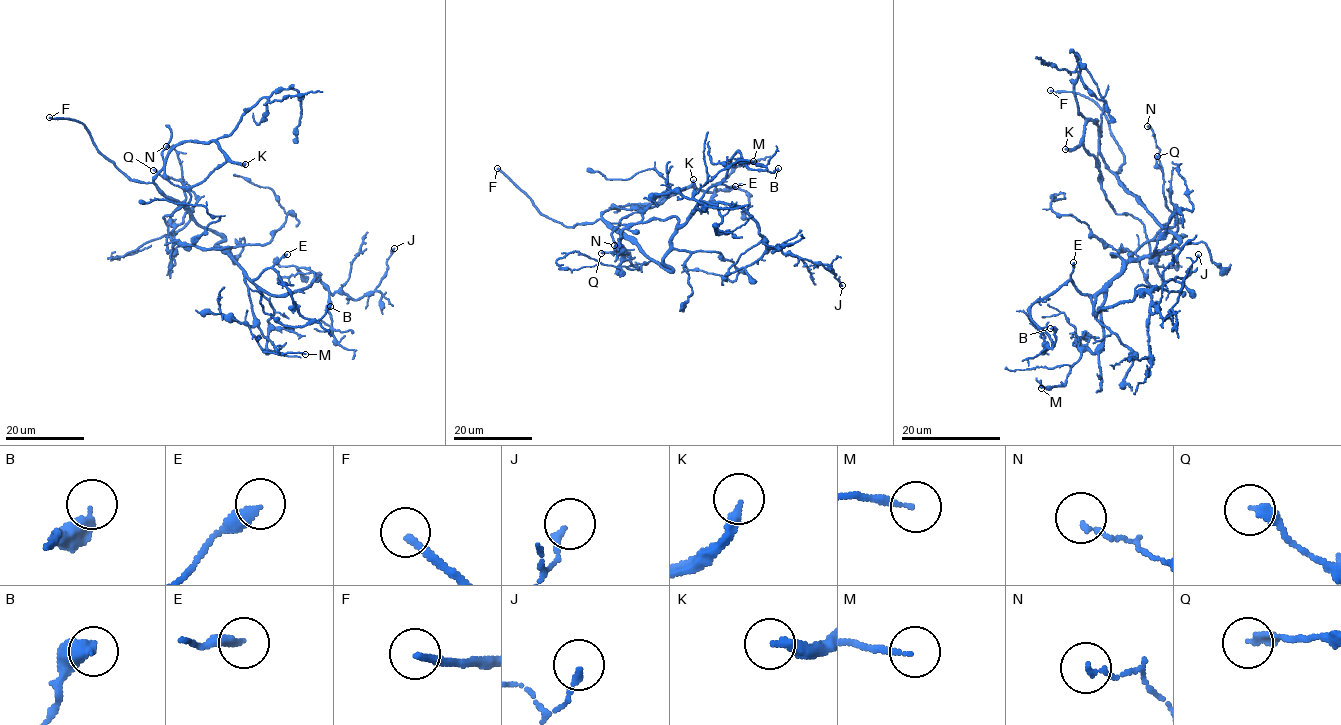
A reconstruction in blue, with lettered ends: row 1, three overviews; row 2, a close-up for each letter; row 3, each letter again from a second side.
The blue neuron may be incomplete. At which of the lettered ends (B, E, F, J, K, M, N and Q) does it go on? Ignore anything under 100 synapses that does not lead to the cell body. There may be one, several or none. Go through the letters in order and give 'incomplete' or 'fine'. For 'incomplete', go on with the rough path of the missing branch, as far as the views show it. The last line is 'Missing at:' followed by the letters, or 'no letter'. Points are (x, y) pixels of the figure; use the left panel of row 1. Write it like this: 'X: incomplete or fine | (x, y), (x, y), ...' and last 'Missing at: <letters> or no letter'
B: fine
E: fine
F: incomplete | (49, 117), (22, 116), (16, 122)
J: fine
K: incomplete | (245, 164), (250, 180), (263, 187), (277, 176), (300, 184), (337, 177), (361, 199), (367, 217), (393, 226)
M: fine
N: fine
Q: fine
Missing at: F, K

